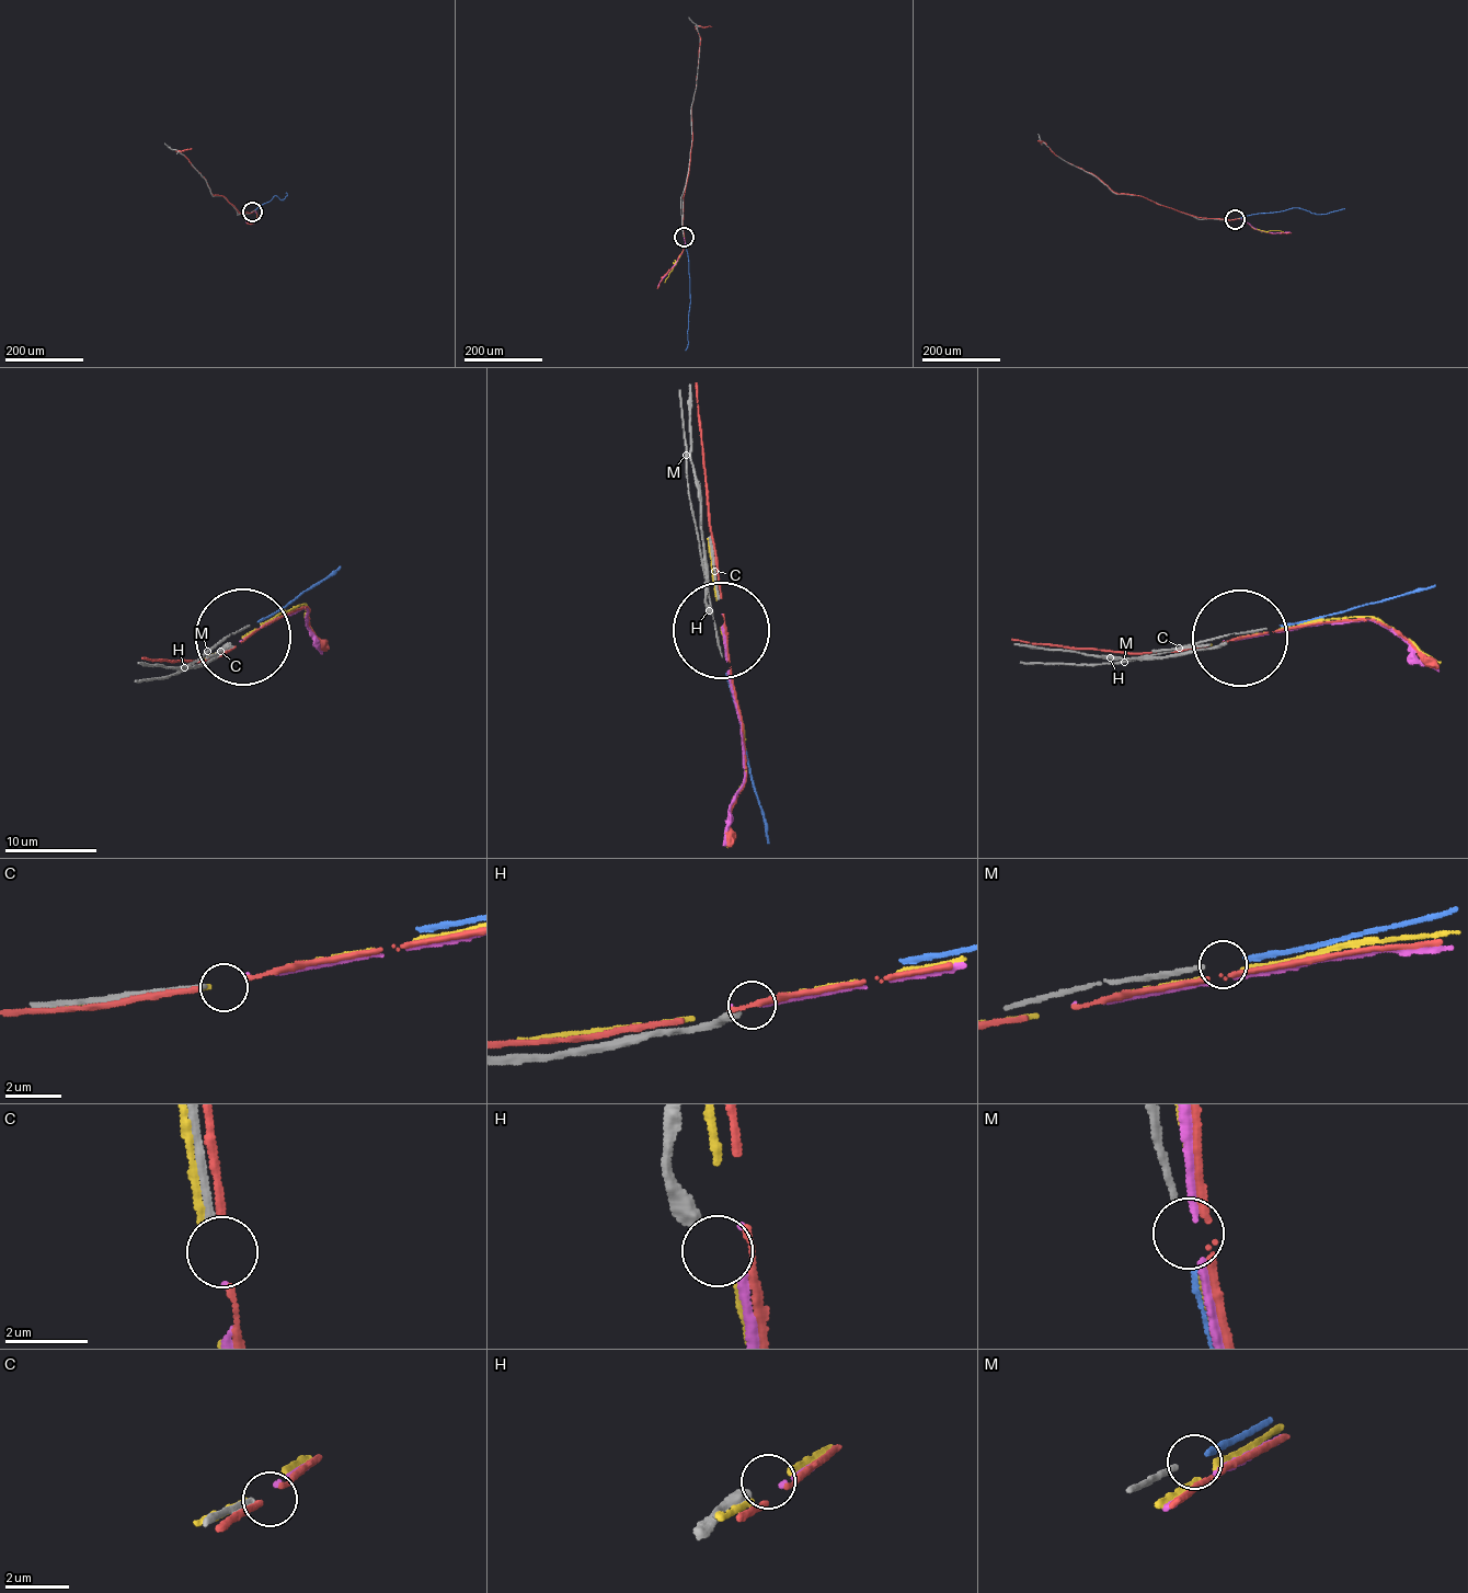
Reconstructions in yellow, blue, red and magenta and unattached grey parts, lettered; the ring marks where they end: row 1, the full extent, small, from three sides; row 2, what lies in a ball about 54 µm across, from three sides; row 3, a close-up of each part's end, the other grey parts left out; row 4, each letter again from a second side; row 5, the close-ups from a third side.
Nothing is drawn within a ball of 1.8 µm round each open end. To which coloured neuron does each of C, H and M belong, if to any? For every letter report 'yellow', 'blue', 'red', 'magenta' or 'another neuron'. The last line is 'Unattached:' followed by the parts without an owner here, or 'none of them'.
C: magenta
H: another neuron
M: another neuron
Unattached: H, M

